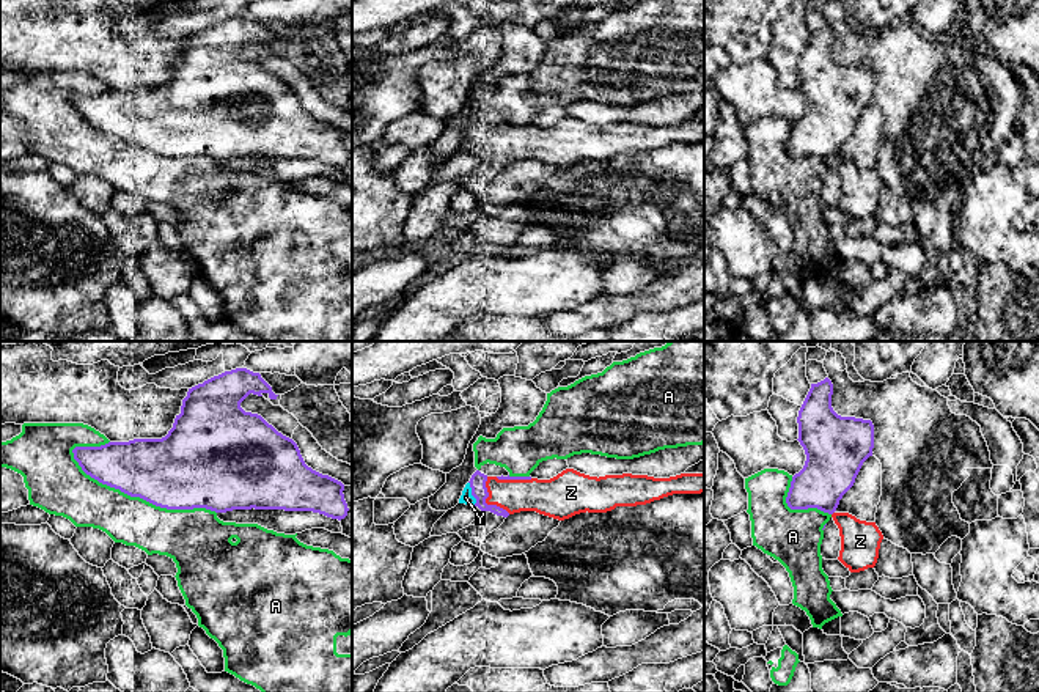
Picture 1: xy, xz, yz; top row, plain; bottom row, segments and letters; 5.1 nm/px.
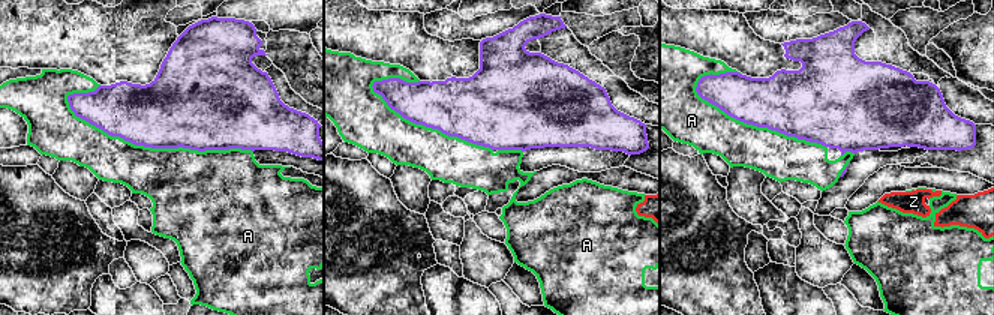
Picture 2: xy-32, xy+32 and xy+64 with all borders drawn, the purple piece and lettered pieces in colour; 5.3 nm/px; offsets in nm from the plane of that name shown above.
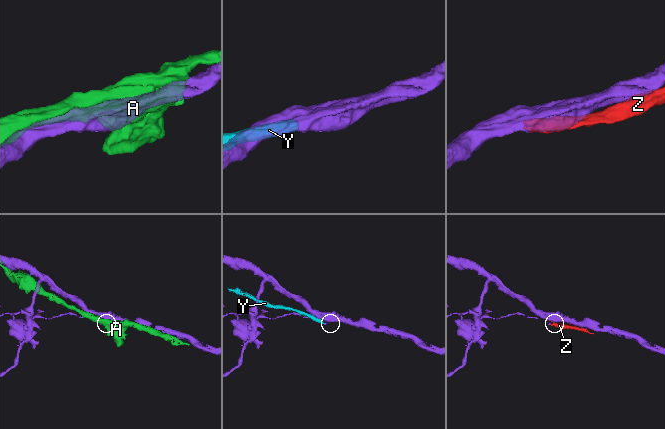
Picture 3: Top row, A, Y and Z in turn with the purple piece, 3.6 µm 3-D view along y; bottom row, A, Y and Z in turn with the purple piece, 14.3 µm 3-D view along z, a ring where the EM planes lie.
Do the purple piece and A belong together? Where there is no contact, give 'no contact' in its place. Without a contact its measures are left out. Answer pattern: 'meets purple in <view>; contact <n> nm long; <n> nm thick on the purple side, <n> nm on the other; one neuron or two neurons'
meets purple in xy; contact 800 nm long; 400 nm thick on the purple side, 260 nm on the other; two neurons

